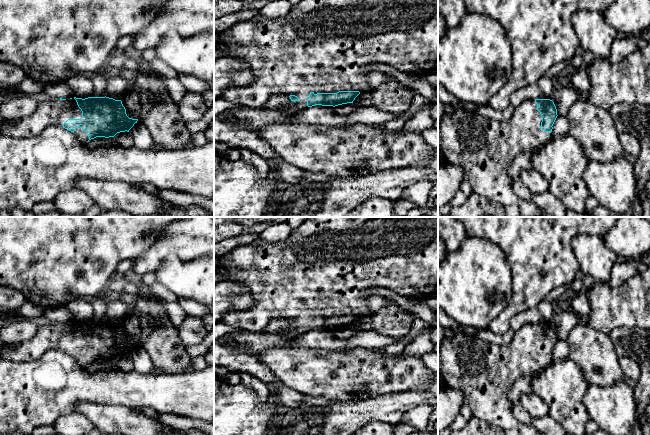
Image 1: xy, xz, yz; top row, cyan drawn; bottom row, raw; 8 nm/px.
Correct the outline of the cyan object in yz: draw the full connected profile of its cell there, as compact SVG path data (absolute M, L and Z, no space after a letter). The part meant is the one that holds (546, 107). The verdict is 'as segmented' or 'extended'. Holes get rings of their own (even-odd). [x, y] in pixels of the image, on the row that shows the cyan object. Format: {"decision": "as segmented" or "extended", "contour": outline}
{"decision": "extended", "contour": "M550 99L524 100L509 120L501 121L485 118L481 112L471 112L458 104L452 114L445 111L438 128L441 157L444 162L463 168L463 180L470 184L473 193L503 206L517 205L521 217L543 217L531 200L521 199L513 192L508 169L521 153L535 151L552 138L557 116L556 106Z"}

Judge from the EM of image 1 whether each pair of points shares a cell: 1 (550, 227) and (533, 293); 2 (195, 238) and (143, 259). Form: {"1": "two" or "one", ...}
{"1": "one", "2": "one"}

